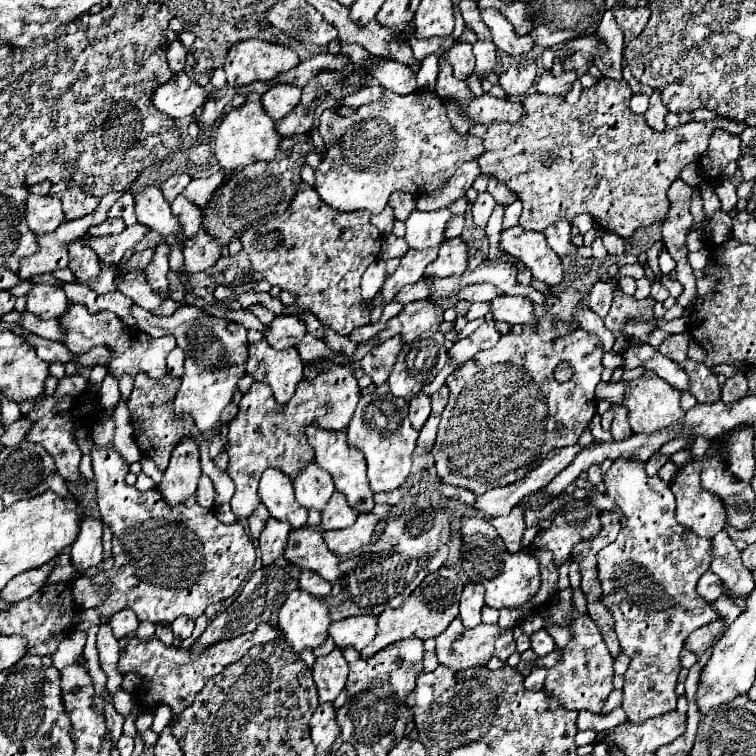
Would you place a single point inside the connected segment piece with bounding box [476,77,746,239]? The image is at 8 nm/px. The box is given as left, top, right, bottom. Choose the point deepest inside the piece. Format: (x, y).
(597, 157)

